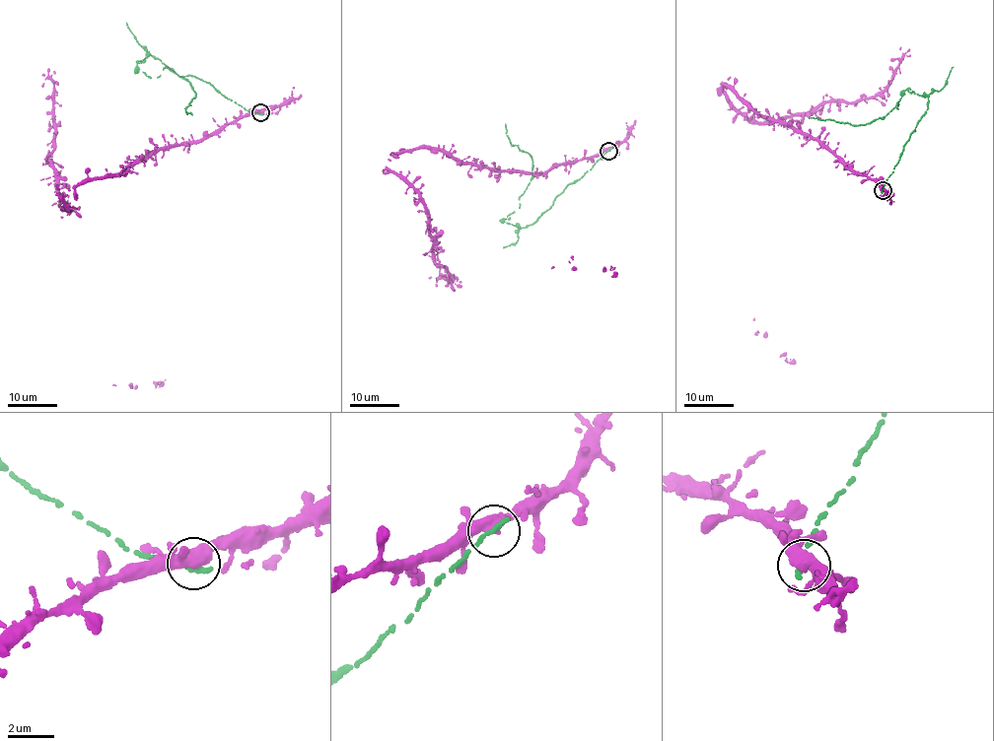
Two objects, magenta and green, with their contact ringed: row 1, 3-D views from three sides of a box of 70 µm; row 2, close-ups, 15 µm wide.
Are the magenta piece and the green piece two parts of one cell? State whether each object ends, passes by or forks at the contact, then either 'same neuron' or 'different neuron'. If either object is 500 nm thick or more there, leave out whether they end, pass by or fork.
magenta forks there; green ends there; different neuron

